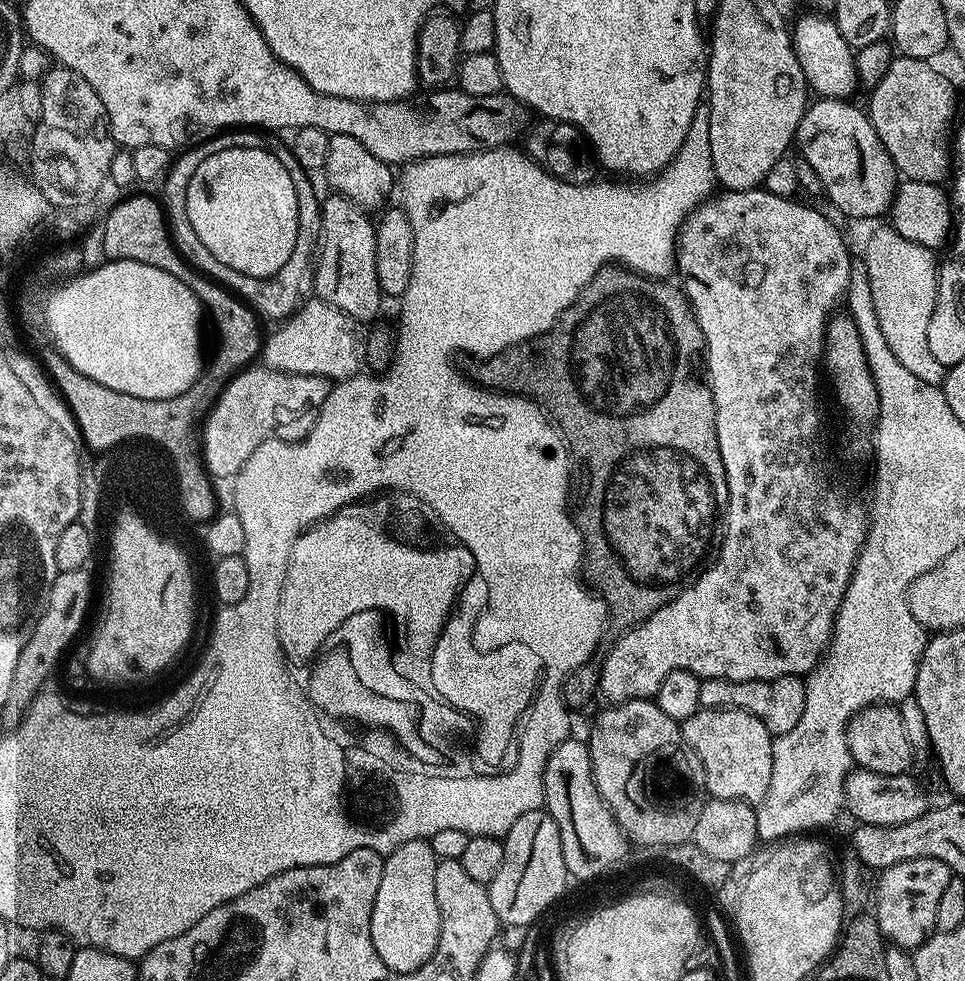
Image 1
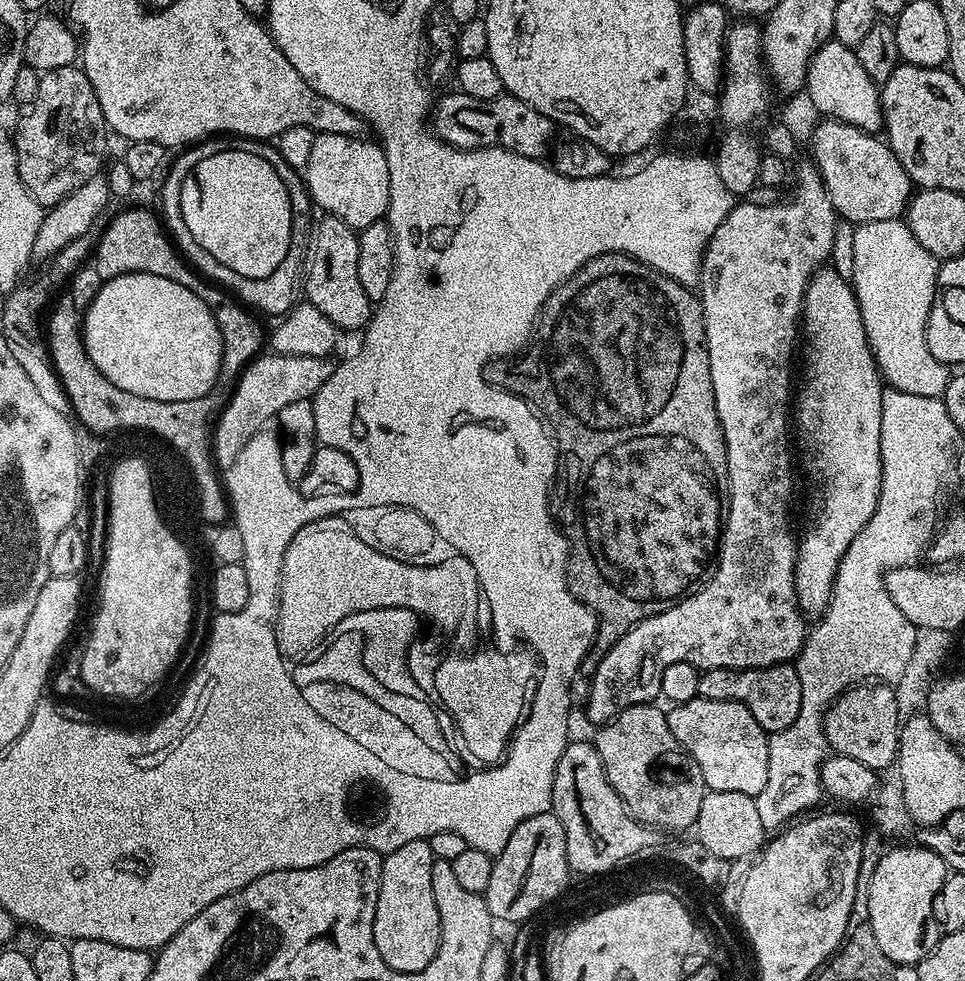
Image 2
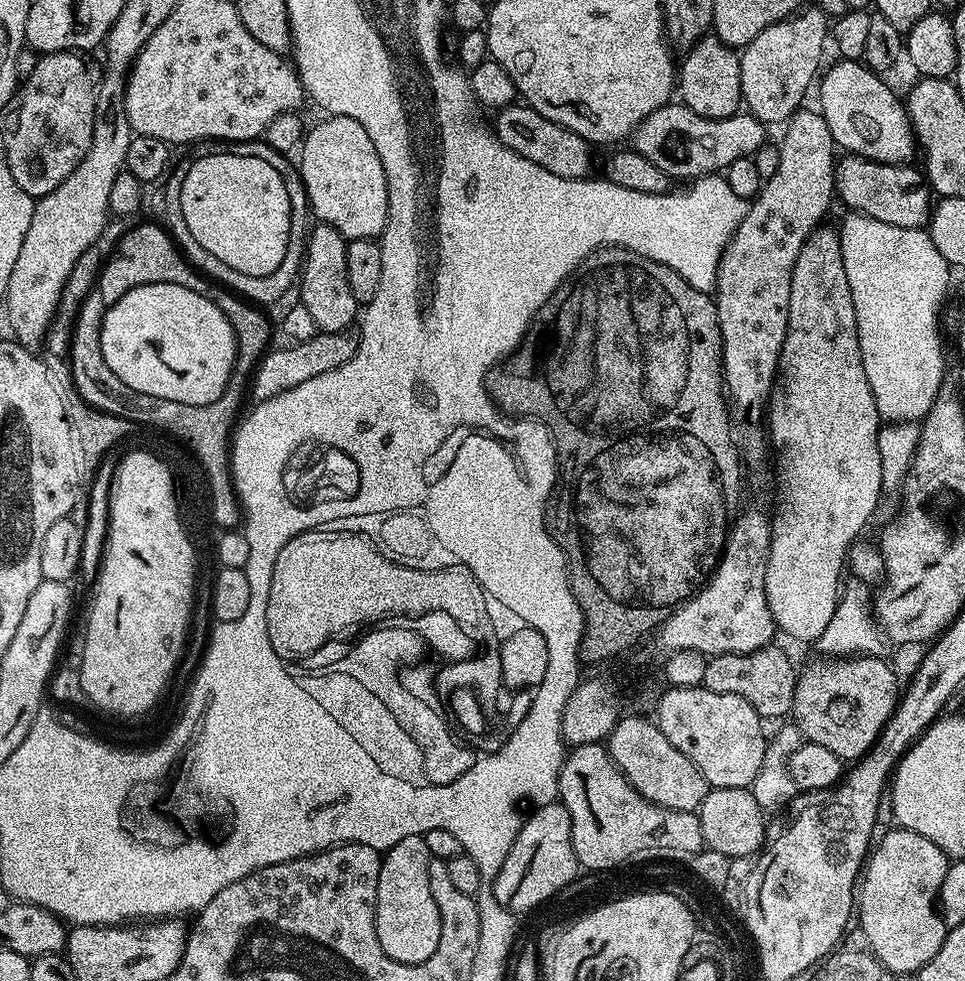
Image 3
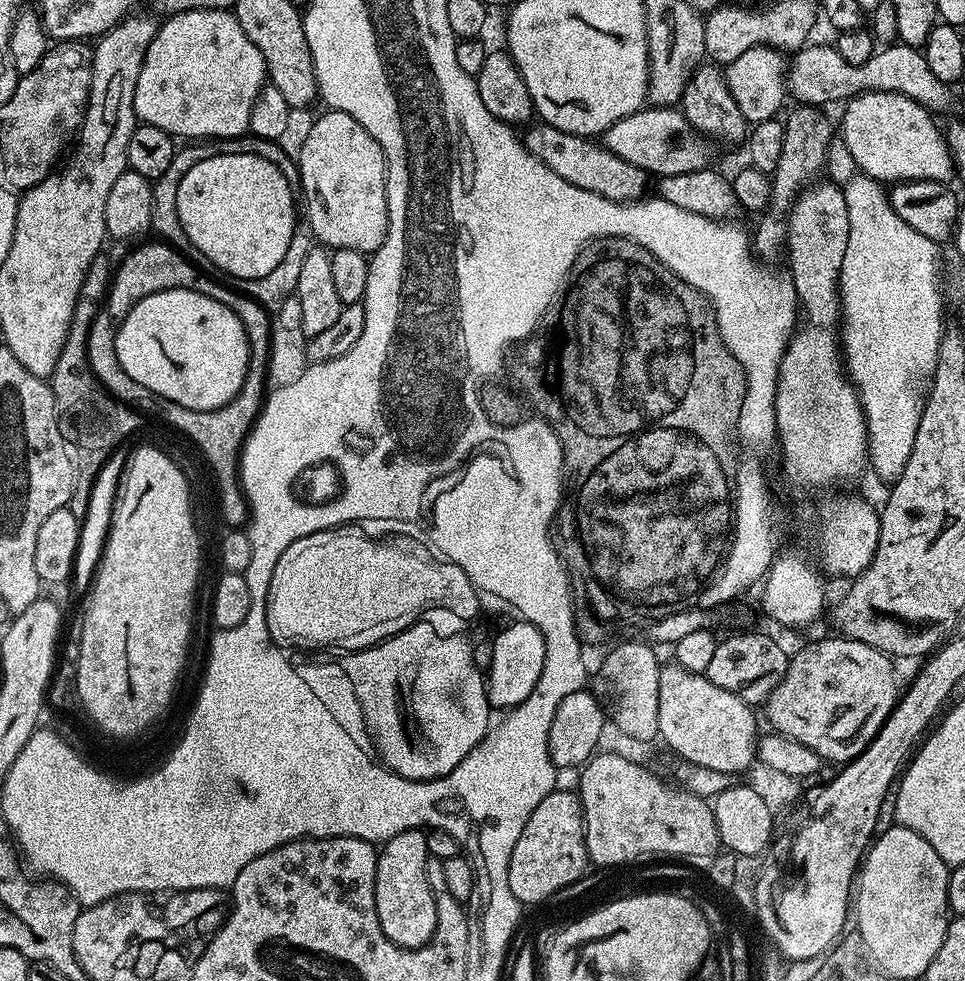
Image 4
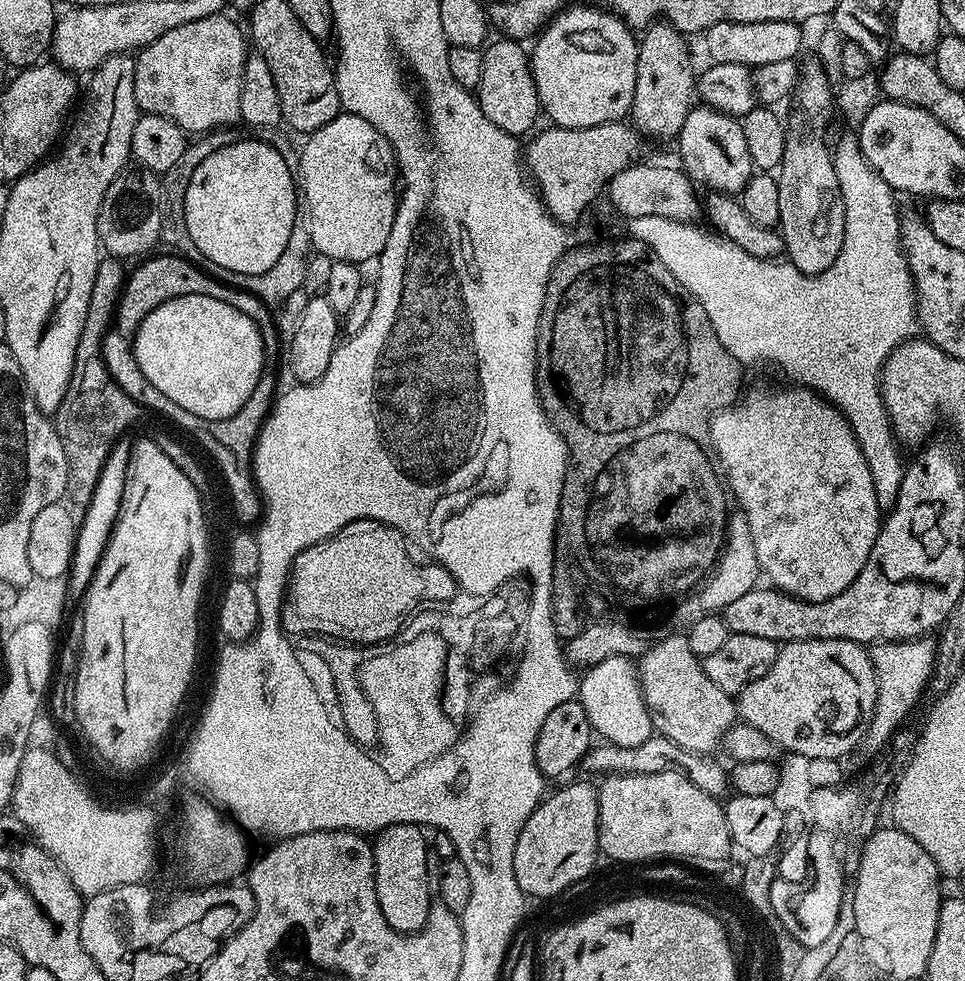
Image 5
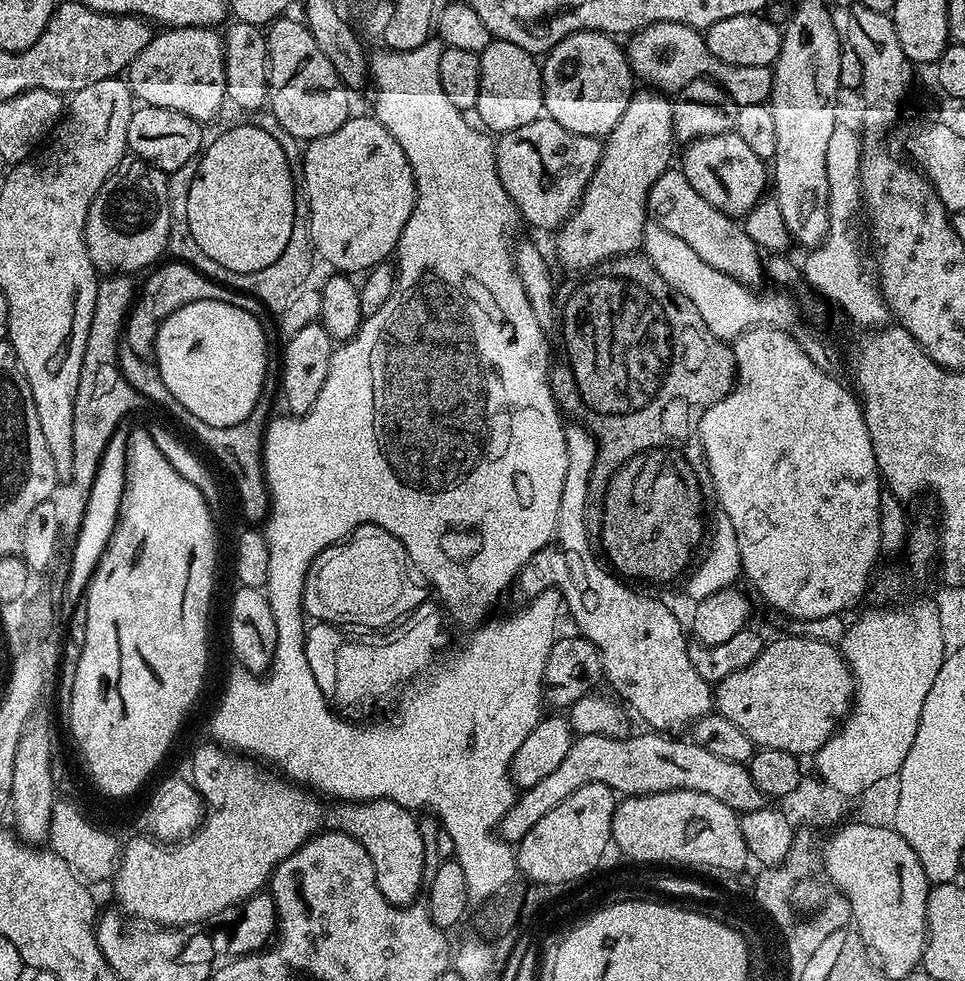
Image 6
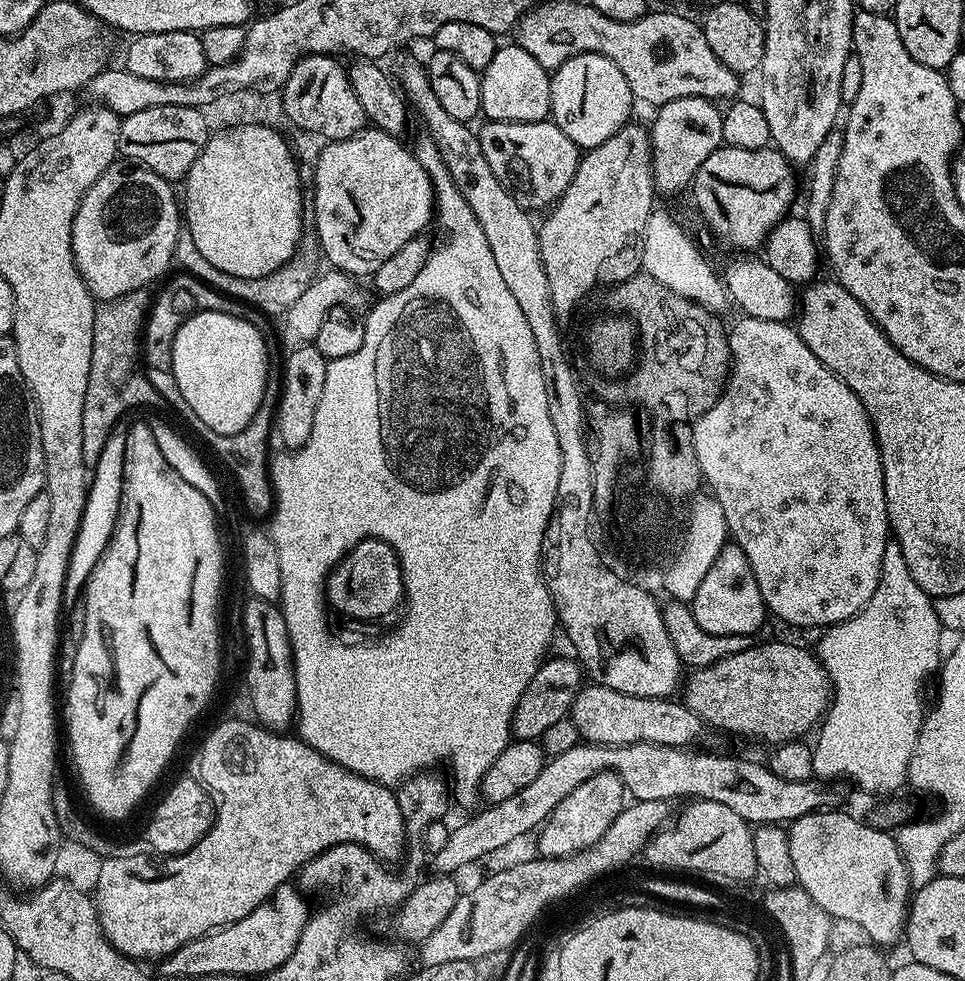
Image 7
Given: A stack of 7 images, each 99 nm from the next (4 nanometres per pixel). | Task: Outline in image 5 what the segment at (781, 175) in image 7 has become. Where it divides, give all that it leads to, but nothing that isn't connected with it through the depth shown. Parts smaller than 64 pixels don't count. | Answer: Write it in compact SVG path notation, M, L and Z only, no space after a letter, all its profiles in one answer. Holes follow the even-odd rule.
M694 106L682 122L678 137L680 160L683 171L688 173L697 185L713 192L739 194L748 185L748 179L754 175L750 150L746 146L746 137L742 135L740 120L720 112L711 106Z

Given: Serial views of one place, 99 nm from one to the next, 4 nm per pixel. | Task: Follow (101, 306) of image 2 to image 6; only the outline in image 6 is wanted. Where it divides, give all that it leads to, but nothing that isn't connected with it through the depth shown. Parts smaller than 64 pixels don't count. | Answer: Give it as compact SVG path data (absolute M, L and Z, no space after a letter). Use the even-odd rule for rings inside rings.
M198 301L174 310L158 330L156 365L170 394L206 426L237 426L254 410L268 373L268 334L254 314L222 301Z

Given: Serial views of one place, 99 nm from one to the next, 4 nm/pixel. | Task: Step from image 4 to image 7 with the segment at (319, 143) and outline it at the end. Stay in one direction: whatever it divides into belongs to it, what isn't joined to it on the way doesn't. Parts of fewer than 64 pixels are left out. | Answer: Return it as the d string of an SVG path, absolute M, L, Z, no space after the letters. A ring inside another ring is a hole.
M368 126L350 138L328 142L322 150L322 154L315 166L313 178L316 236L320 242L323 259L325 261L329 260L332 263L329 265L333 269L347 272L353 278L361 278L360 276L364 276L364 278L371 277L372 273L378 270L378 266L382 266L382 262L386 262L386 258L392 257L399 248L406 246L406 242L410 242L415 236L421 235L425 231L423 228L428 223L433 223L436 206L436 189L432 186L432 179L428 177L428 172L418 162L415 151L409 145L407 148L403 144L404 142L403 139L386 134L381 128Z

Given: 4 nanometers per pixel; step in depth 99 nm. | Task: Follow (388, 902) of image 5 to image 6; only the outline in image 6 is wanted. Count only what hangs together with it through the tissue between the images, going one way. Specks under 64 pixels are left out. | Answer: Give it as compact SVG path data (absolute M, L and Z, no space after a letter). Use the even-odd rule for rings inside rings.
M389 800L336 802L328 812L329 829L345 832L357 840L367 863L376 871L376 885L386 899L397 906L408 906L425 887L424 830L417 813Z

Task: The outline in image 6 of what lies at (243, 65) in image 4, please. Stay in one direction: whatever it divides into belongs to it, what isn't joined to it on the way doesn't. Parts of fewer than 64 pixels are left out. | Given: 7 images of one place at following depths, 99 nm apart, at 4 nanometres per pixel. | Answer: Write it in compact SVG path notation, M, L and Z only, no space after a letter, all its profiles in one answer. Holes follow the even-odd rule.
M215 27L211 28L170 28L160 30L153 35L152 40L130 62L126 73L129 88L133 97L141 105L150 108L165 108L178 110L178 114L186 114L201 122L212 120L216 111L226 104L228 87L226 86L226 62L224 61L224 37Z

